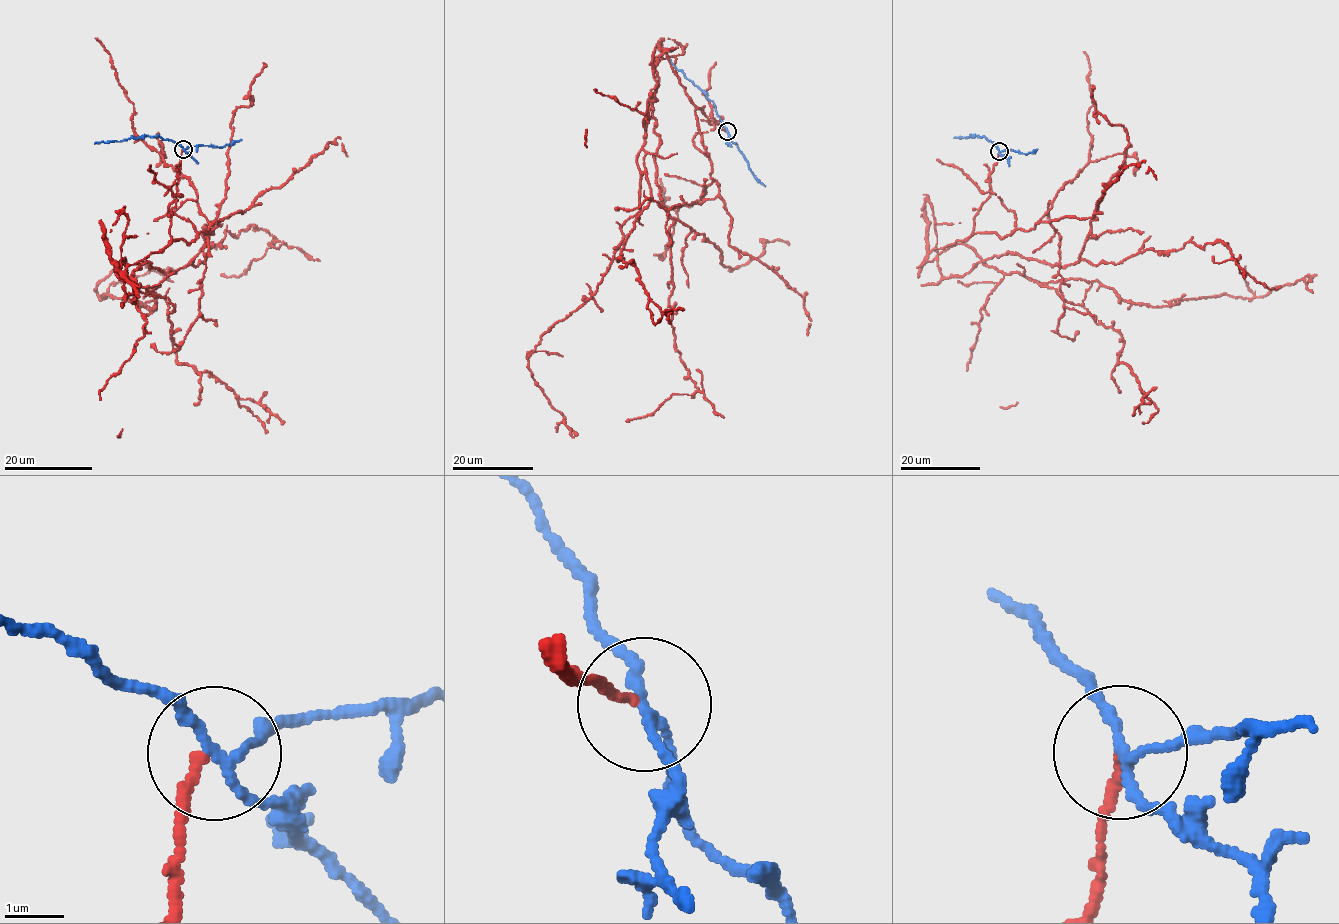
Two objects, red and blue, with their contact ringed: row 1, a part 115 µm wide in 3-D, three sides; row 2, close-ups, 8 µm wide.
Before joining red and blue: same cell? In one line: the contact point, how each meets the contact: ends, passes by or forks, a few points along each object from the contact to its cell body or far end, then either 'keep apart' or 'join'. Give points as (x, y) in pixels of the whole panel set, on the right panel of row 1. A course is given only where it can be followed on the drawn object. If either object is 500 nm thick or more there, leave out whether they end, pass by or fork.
(999, 151) | red ends | blue forks | red via (999, 151), (973, 232), (927, 260), (965, 244), (1006, 274), (1095, 280), (1150, 306), (1300, 279), (1312, 293) | blue via (998, 151), (985, 137), (953, 138) | keep apart

